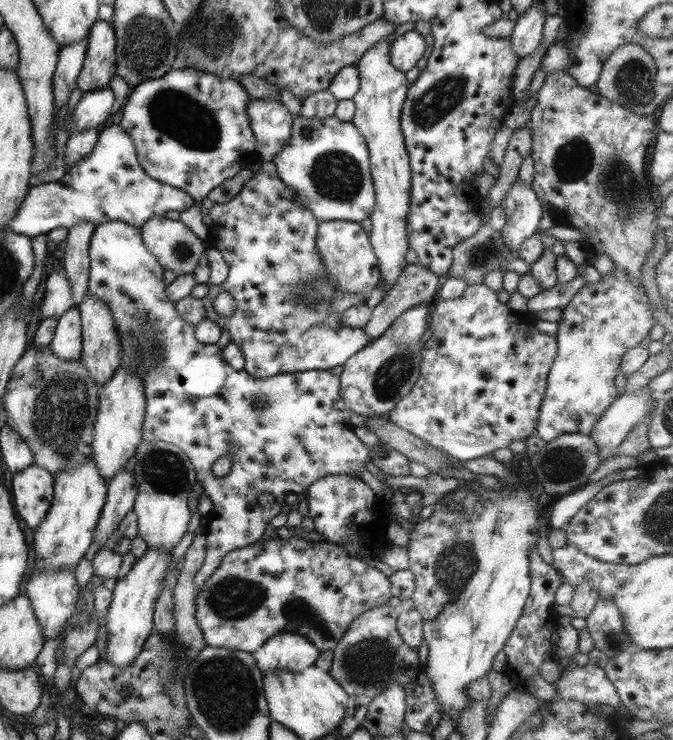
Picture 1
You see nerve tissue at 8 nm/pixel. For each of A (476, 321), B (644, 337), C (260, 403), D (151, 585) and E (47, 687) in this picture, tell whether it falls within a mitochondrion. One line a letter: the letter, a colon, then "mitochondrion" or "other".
A: other
B: other
C: mitochondrion
D: other
E: other

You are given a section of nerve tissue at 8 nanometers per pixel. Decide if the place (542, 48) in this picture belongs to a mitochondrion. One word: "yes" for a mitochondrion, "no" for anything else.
no

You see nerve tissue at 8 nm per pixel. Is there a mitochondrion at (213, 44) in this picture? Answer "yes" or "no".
yes

